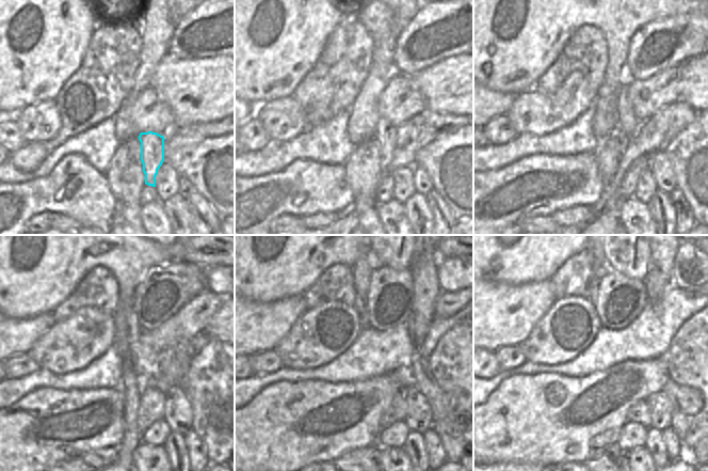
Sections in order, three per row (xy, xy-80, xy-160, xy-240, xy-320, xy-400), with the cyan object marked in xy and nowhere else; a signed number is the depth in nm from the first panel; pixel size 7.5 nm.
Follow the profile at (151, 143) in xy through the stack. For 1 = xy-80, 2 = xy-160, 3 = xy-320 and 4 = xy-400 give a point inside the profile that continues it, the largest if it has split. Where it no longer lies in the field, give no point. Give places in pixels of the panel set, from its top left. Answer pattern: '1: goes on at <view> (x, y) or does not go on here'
1: goes on at xy-80 (386, 134)
2: goes on at xy-160 (627, 122)
3: goes on at xy-320 (361, 269)
4: goes on at xy-400 (599, 264)

